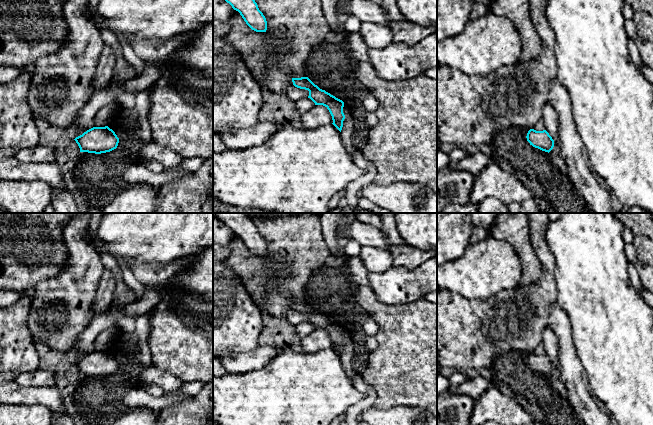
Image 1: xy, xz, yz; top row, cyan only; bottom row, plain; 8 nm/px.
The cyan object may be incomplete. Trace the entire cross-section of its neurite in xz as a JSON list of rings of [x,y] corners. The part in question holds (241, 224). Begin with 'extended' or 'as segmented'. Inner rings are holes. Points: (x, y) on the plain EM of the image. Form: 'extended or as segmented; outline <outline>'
as segmented; outline [[[213,213],[213,215],[238,235],[252,254],[266,256],[266,242],[247,213]]]

